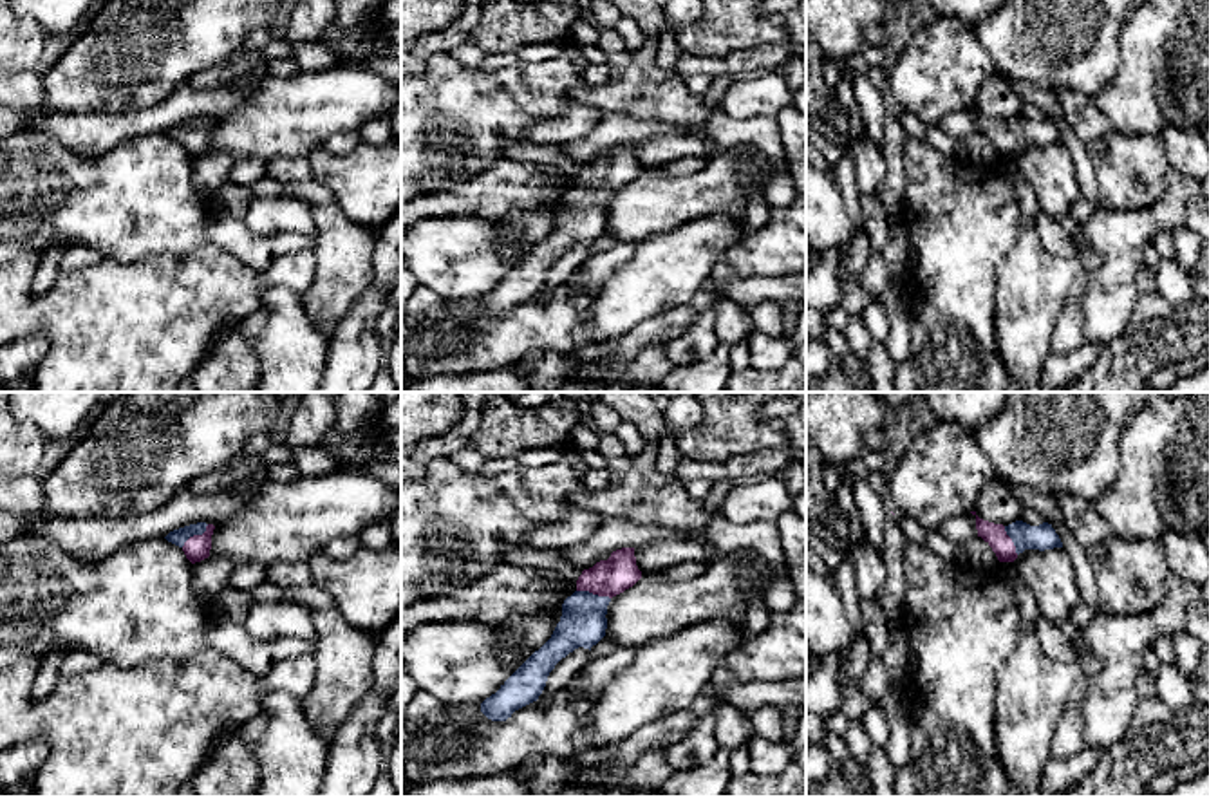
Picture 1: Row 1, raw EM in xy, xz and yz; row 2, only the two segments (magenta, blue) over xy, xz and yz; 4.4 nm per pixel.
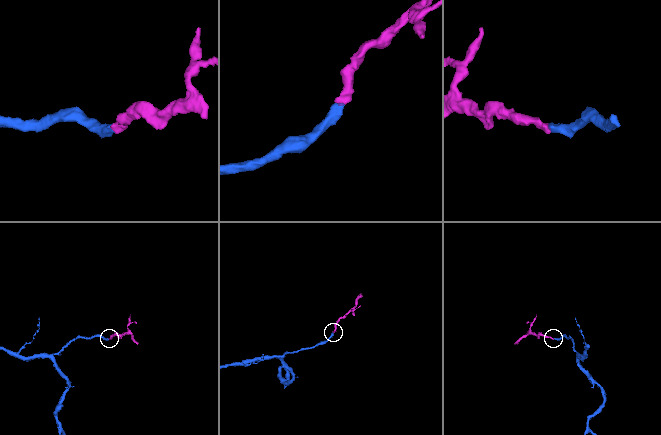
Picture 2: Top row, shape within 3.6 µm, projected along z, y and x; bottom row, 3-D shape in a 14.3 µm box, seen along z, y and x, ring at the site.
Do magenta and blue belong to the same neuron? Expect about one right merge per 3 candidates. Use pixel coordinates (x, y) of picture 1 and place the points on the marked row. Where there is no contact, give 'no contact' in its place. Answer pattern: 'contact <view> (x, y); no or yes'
contact xz (593, 593); yes

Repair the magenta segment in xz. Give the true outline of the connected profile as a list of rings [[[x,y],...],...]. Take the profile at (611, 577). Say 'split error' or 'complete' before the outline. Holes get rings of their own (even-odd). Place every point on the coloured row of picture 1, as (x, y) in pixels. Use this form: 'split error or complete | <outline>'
split error | [[[634,548],[616,549],[607,560],[584,569],[576,591],[562,604],[562,616],[551,638],[481,703],[481,712],[492,721],[506,721],[515,710],[537,701],[562,658],[578,647],[591,651],[605,636],[611,598],[640,578]]]

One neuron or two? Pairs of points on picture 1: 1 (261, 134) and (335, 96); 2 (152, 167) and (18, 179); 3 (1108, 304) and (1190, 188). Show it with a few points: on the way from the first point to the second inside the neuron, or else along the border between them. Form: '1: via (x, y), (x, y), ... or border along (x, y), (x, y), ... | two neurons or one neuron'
1: via (279, 121), (317, 105) | one neuron
2: via (120, 179), (51, 179) | one neuron
3: via (1115, 275), (1121, 255), (1161, 217) | one neuron

